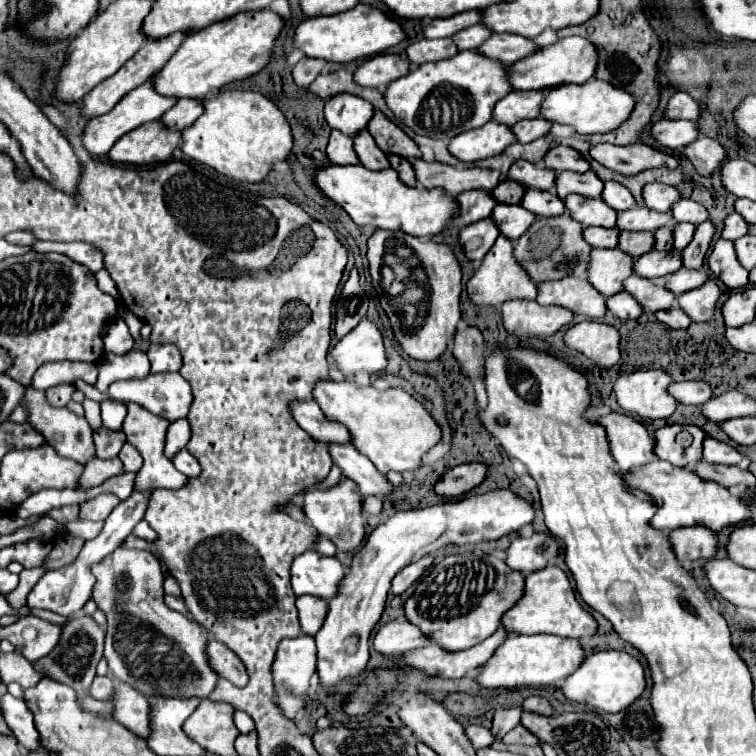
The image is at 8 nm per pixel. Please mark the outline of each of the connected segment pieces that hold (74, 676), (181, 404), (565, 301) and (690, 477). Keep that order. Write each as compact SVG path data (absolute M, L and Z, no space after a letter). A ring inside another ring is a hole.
M85 614L79 618L71 618L63 624L61 638L59 638L57 646L53 648L53 652L43 656L43 660L33 662L33 668L41 668L41 672L45 672L49 678L71 686L77 692L81 708L97 712L101 718L113 720L113 704L95 700L93 696L89 696L89 684L95 678L95 668L97 668L99 660L103 658L103 638L105 638L105 630L97 622L93 622L91 616Z
M151 372L149 376L145 376L141 380L117 380L117 382L113 382L109 386L107 392L109 392L109 396L113 400L119 400L119 402L137 402L139 406L147 408L149 412L165 416L169 422L185 418L189 408L191 408L191 402L193 402L189 382L185 382L179 372L159 372L159 374Z
M563 278L553 282L543 282L537 286L537 302L547 306L563 306L573 310L575 314L583 314L589 318L603 318L605 308L605 296L601 296L585 278Z
M655 460L651 464L645 464L641 468L635 468L627 478L627 484L633 488L639 488L653 496L657 504L657 514L651 520L653 528L683 528L683 526L707 526L715 532L721 532L723 528L735 528L743 522L751 520L753 504L745 502L739 496L733 496L729 488L713 482L713 480L699 480L699 476L689 468L677 468L669 462Z

